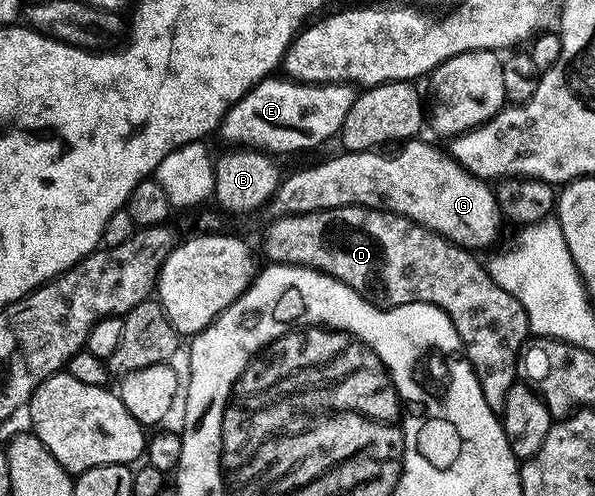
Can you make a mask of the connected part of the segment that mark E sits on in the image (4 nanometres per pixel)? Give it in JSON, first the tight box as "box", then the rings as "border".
{"box":[218,76,357,156],"border":[[[269,76],[262,79],[249,94],[242,96],[242,100],[238,100],[229,108],[220,122],[218,134],[228,141],[229,147],[263,150],[273,156],[312,150],[331,138],[333,141],[339,135],[342,120],[346,120],[346,112],[350,112],[350,104],[354,104],[356,95],[357,91],[347,84],[293,82],[287,76]]]}

